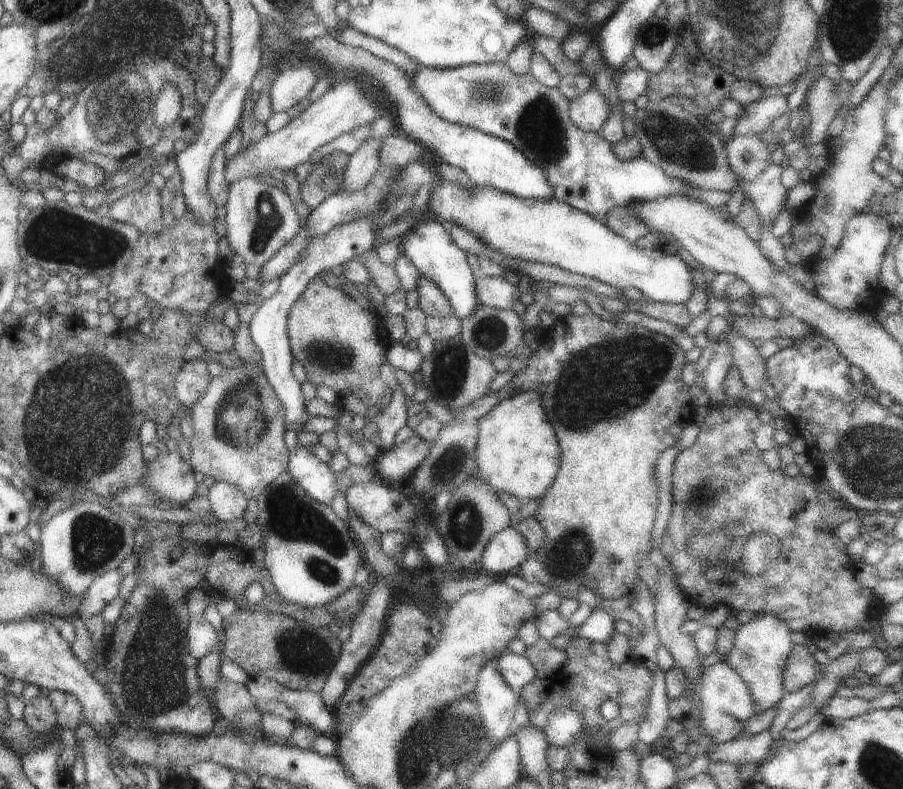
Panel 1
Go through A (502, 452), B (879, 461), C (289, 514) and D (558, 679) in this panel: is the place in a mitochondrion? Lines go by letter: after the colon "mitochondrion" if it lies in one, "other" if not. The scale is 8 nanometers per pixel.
A: other
B: mitochondrion
C: mitochondrion
D: other

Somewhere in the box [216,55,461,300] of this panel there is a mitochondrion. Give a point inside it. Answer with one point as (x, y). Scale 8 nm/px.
(268, 220)

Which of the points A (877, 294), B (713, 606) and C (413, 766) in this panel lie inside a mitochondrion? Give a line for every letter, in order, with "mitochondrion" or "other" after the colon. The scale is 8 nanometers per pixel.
A: other
B: other
C: mitochondrion

